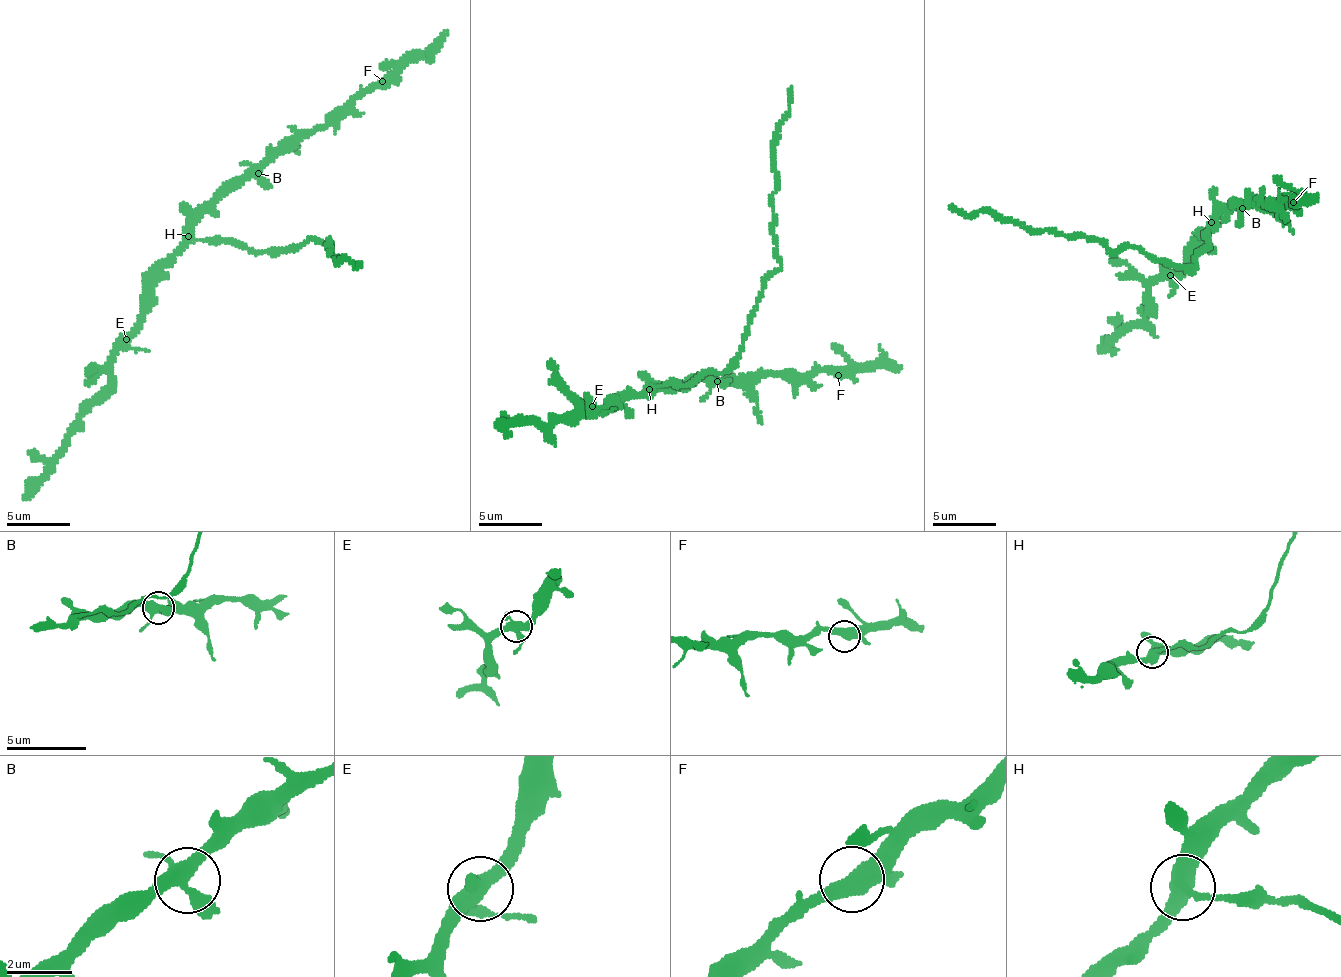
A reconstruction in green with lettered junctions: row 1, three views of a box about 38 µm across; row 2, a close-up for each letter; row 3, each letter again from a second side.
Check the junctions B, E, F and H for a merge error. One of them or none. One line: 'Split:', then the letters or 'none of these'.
Split: H

